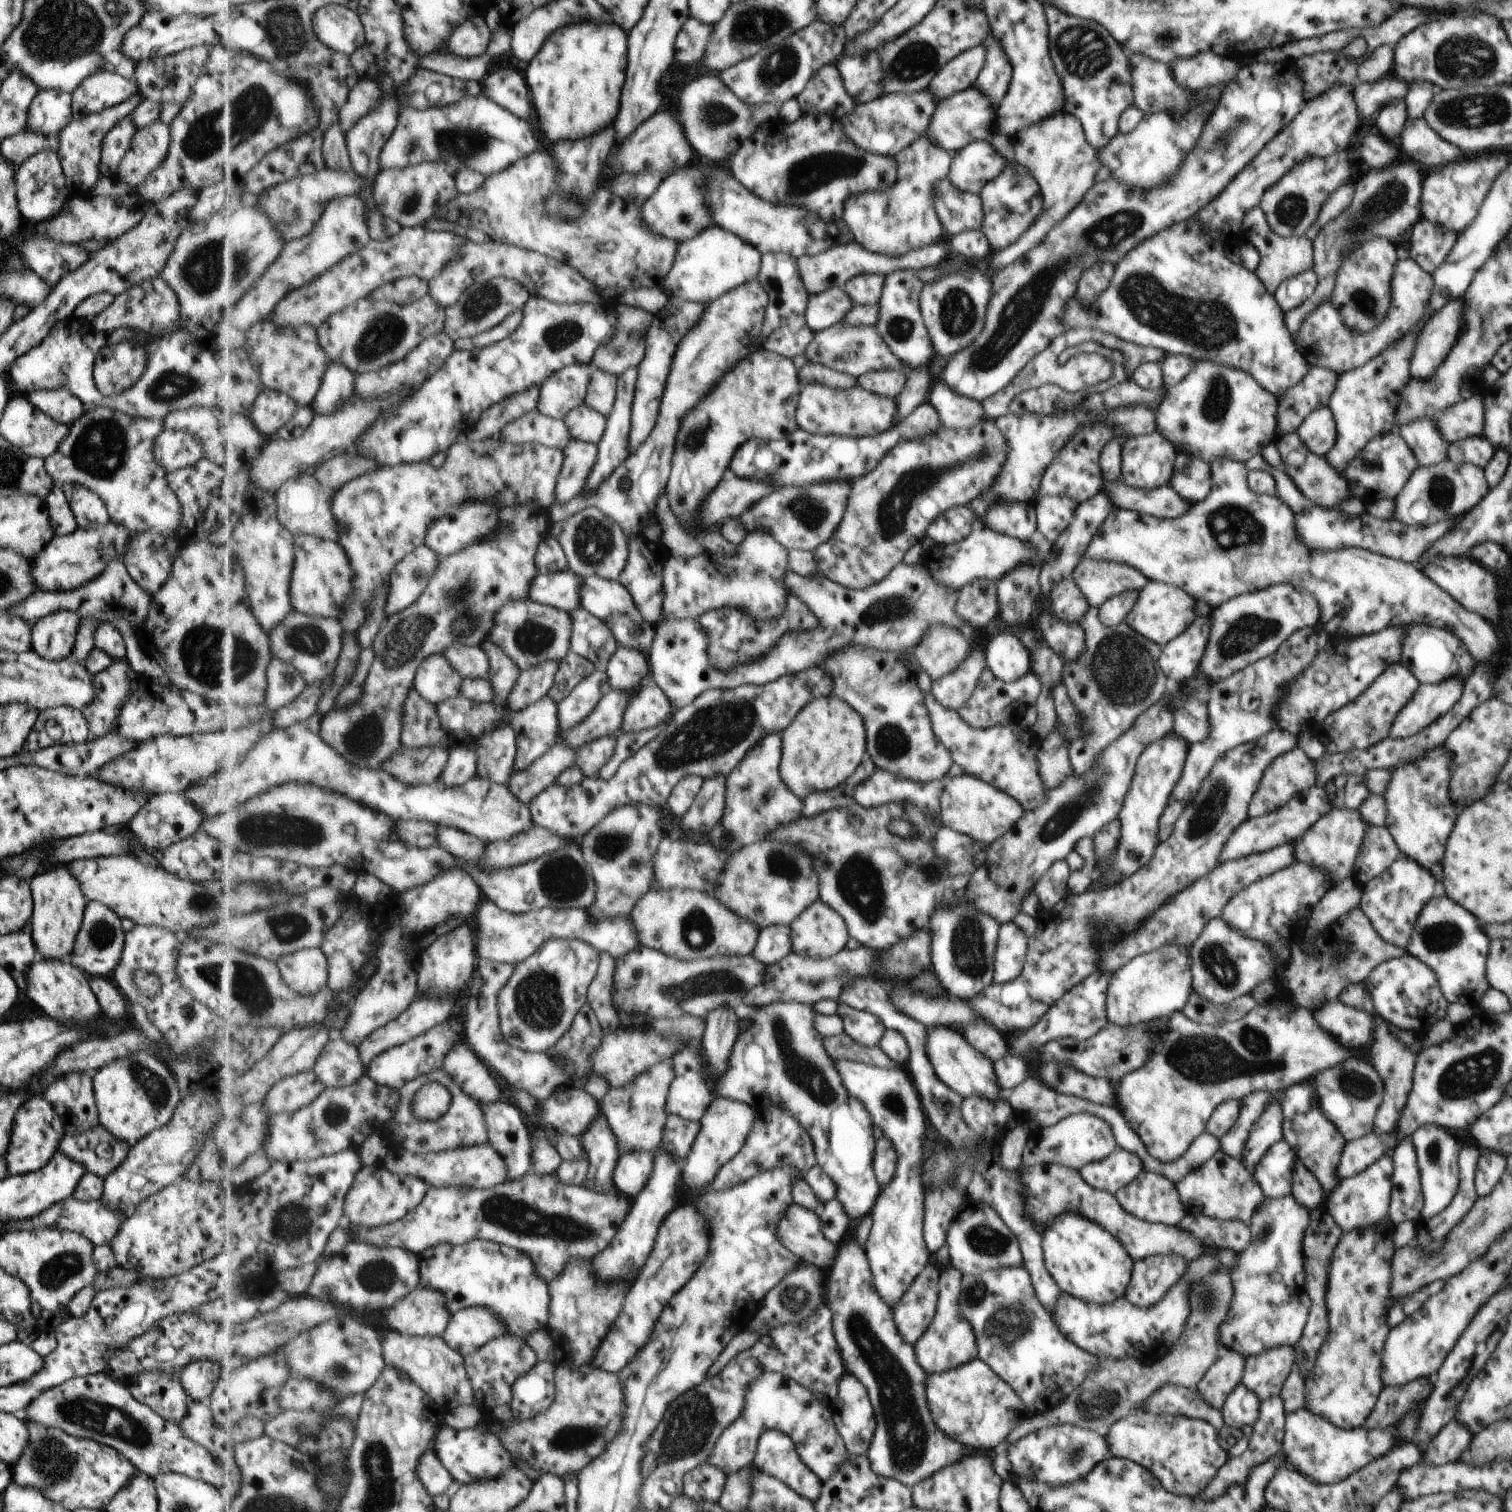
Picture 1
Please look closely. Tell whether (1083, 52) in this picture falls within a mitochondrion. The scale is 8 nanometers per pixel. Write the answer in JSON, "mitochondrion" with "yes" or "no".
{"mitochondrion":"yes"}

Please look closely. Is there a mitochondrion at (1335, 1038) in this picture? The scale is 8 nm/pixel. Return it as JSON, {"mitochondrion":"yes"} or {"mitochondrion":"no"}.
{"mitochondrion":"no"}

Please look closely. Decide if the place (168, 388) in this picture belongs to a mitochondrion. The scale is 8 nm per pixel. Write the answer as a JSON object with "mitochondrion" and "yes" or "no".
{"mitochondrion":"yes"}

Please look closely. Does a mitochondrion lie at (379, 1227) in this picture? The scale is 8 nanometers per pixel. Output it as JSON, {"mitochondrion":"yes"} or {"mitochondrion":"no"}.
{"mitochondrion":"no"}

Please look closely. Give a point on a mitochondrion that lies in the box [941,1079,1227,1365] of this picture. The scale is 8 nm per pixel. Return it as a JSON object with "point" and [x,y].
{"point":[1011,1324]}

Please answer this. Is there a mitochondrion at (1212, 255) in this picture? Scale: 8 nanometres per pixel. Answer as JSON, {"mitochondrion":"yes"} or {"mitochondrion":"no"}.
{"mitochondrion":"no"}

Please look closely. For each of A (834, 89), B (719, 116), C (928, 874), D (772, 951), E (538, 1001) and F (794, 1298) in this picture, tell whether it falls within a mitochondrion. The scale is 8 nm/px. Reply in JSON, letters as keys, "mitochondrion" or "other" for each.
{"A":"other","B":"mitochondrion","C":"mitochondrion","D":"other","E":"mitochondrion","F":"mitochondrion"}

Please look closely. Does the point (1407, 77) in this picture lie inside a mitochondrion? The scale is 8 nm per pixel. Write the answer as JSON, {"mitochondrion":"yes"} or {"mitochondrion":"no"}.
{"mitochondrion":"no"}

